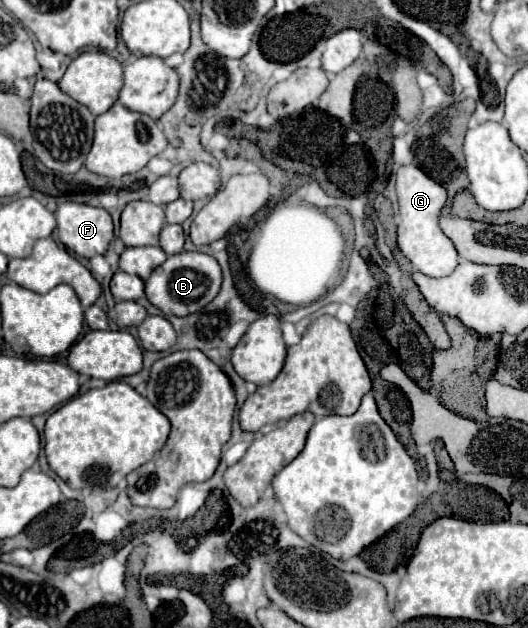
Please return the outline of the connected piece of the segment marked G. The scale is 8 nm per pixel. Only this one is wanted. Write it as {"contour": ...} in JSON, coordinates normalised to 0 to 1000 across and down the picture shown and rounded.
{"contour":[[[767,263],[752,272],[748,304],[756,317],[756,358],[752,358],[756,400],[778,416],[782,428],[797,432],[809,441],[854,438],[869,419],[869,406],[858,387],[850,387],[850,377],[831,361],[831,339],[847,320],[847,304],[831,291],[813,285],[786,263]]]}

